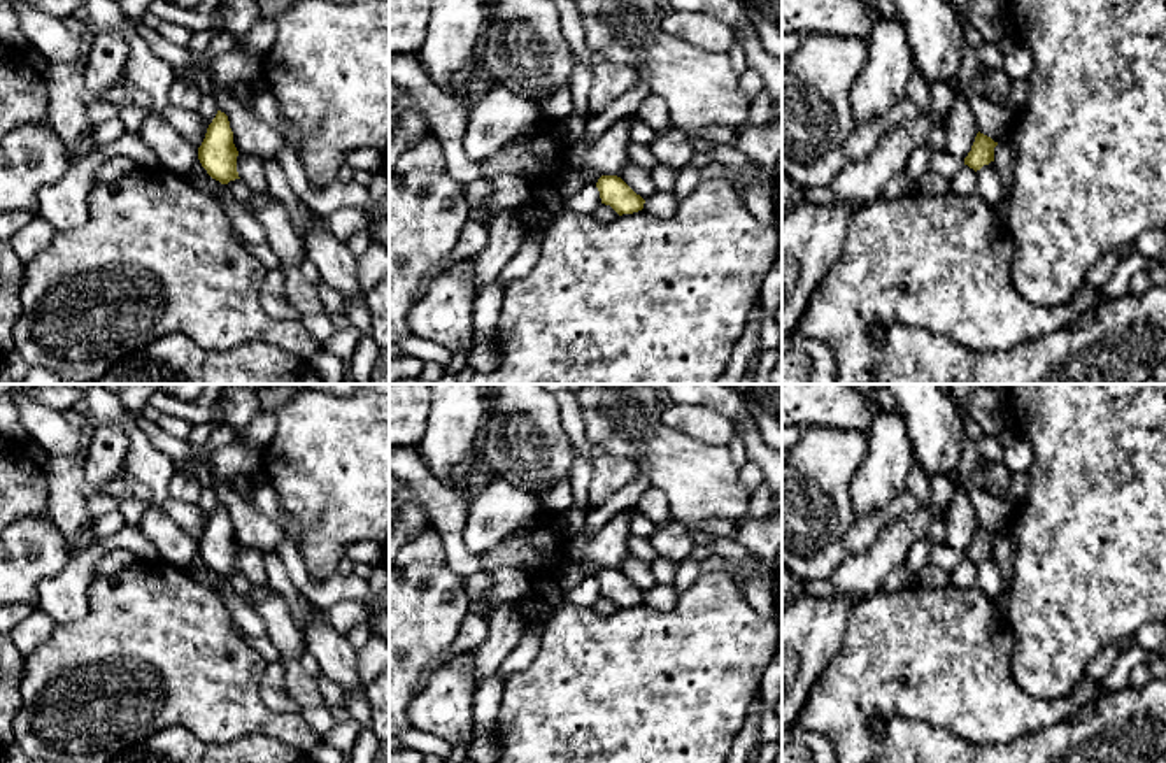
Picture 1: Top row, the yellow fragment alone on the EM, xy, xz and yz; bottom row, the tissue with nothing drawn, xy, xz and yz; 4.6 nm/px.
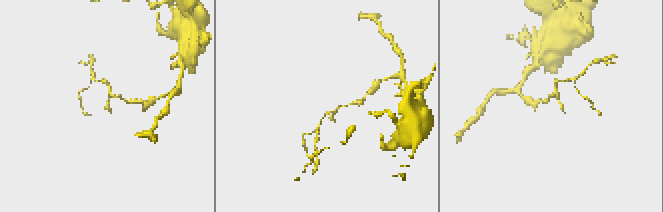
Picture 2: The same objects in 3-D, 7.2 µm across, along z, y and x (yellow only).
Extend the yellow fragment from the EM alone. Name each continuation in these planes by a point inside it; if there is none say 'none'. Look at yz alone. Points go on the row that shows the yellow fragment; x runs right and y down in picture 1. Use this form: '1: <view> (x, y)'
none

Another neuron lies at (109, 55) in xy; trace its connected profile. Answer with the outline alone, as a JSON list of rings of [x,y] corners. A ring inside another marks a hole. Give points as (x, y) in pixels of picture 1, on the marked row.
[[[121,33],[96,35],[84,68],[88,95],[93,98],[100,93],[114,91],[128,63],[130,44]]]

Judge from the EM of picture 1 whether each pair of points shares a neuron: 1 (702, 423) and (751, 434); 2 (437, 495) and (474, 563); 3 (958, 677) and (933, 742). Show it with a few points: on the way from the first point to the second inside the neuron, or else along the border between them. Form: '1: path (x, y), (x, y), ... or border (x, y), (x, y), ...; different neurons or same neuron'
1: border (735, 428), (737, 435); different neurons
2: path (447, 513), (456, 548); same neuron
3: border (898, 718), (931, 723), (977, 744); different neurons

